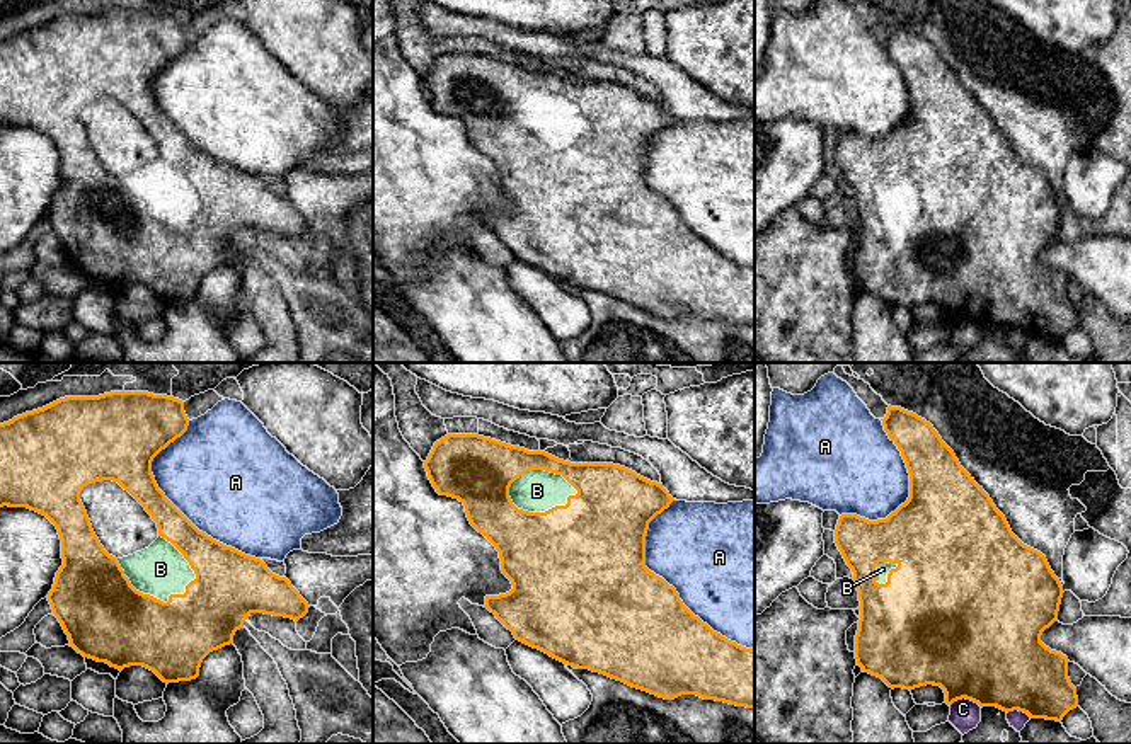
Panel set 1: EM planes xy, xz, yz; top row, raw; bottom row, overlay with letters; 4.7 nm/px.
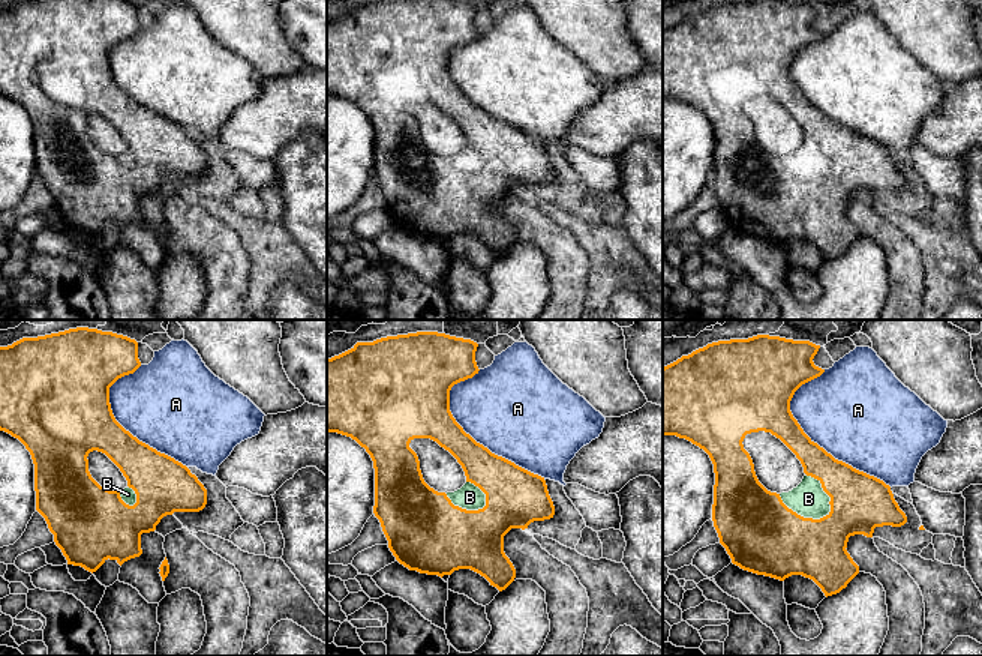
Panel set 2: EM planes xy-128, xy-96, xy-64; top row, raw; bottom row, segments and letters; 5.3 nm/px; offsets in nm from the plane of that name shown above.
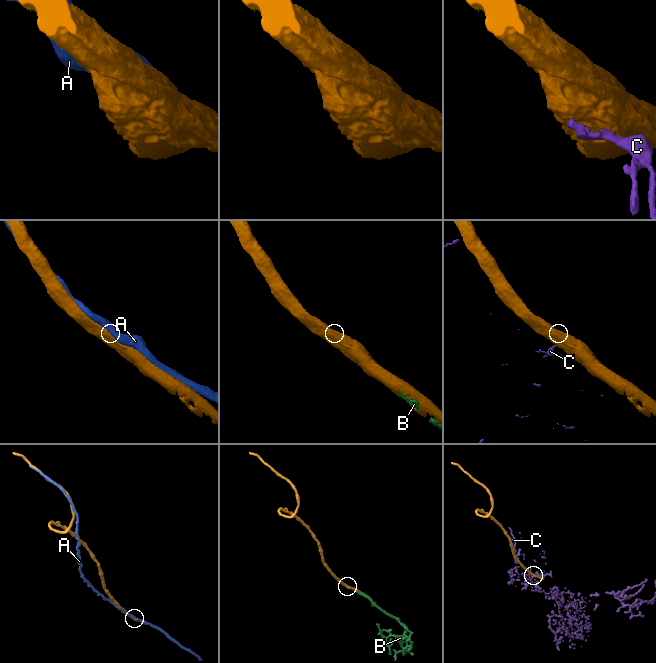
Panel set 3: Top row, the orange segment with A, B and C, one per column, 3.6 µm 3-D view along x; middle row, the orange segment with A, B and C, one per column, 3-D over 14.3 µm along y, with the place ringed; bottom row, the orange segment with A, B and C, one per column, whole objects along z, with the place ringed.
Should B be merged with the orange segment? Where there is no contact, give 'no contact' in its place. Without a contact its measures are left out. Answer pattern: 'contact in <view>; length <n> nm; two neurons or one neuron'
contact in xz; length 340 nm; one neuron

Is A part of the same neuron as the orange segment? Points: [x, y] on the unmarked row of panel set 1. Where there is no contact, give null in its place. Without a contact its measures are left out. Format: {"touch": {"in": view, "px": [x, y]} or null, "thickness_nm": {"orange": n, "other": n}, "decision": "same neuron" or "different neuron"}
{"touch": {"in": "xz", "px": [666, 201]}, "thickness_nm": {"orange": 500, "other": 480}, "decision": "different neuron"}

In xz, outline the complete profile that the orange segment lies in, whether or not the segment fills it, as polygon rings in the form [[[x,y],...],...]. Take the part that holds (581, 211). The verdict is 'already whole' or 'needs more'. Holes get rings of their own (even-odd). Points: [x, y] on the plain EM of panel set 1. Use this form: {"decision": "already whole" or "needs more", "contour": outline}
{"decision": "needs more", "contour": [[[479,53],[441,56],[424,87],[436,111],[458,117],[470,143],[499,170],[501,189],[513,208],[485,215],[485,226],[516,259],[567,284],[605,293],[664,318],[697,313],[755,327],[755,267],[714,250],[683,223],[673,204],[646,186],[649,141],[675,119],[663,102],[620,83],[571,82]]]}

